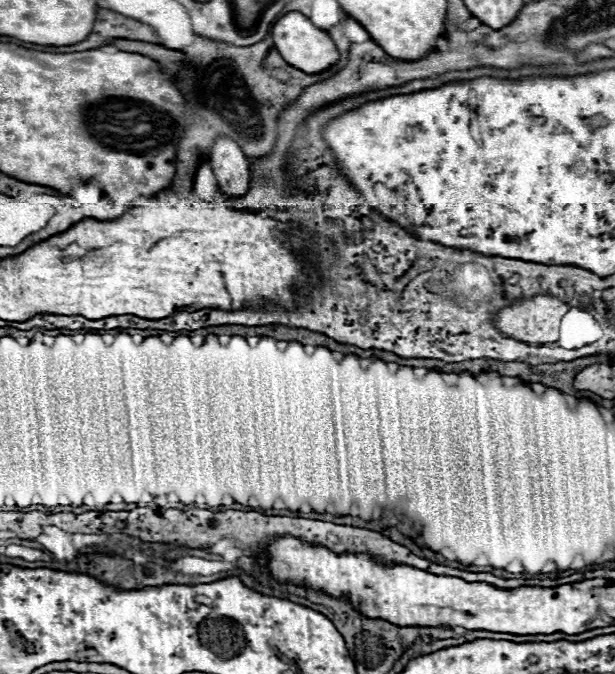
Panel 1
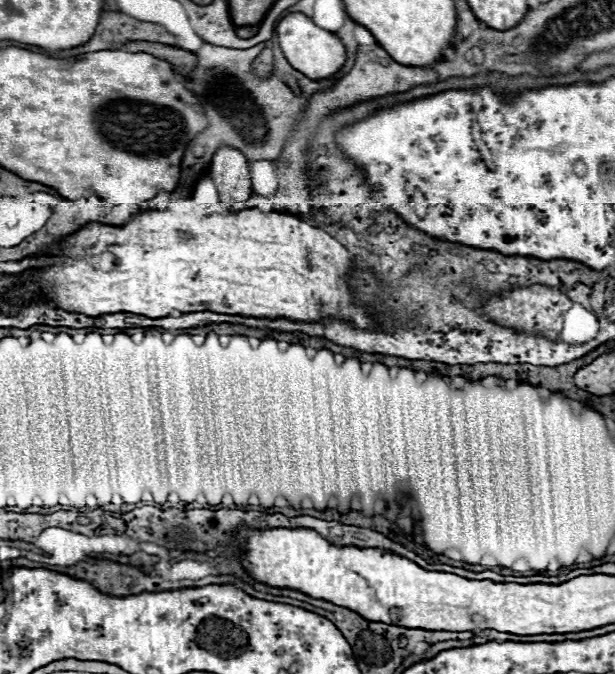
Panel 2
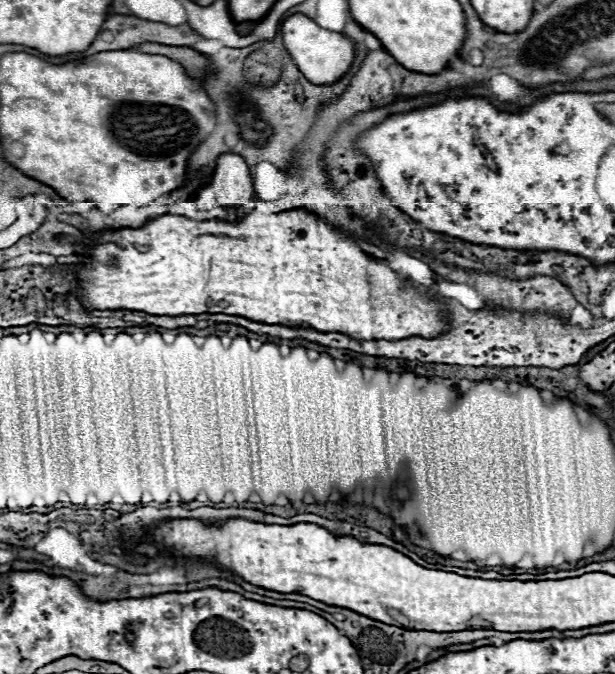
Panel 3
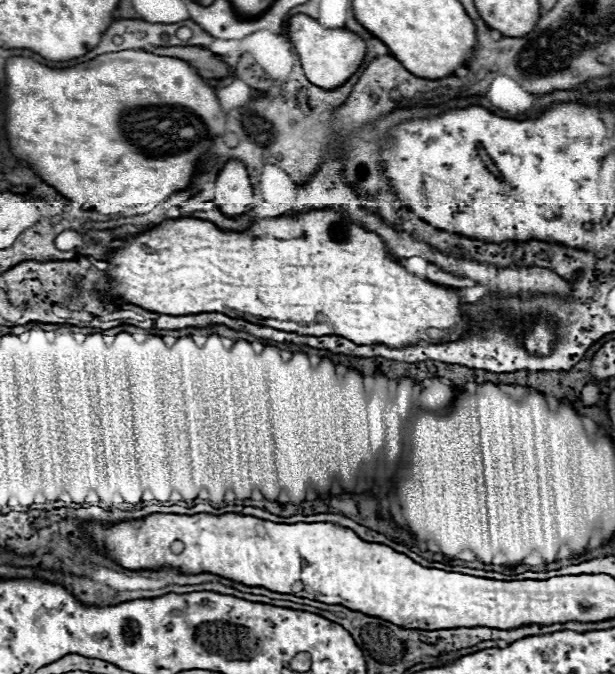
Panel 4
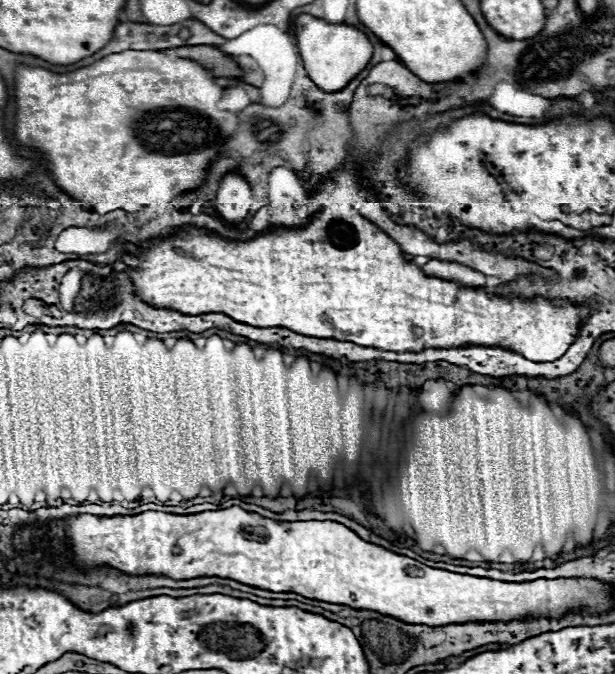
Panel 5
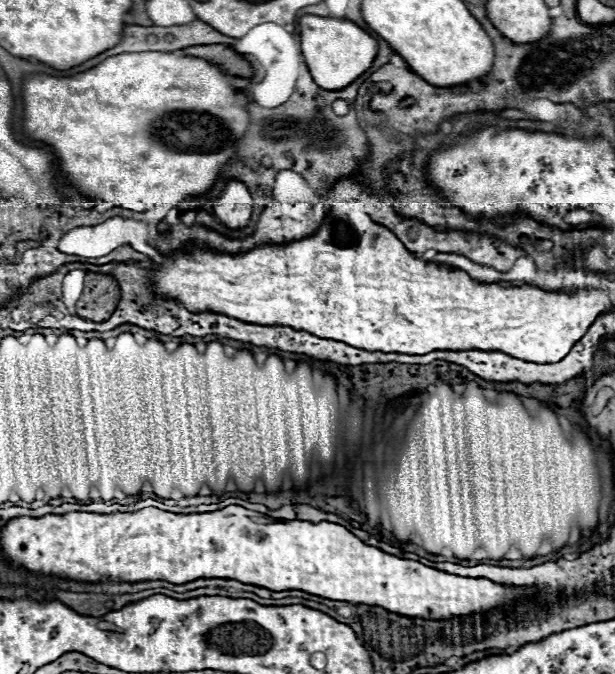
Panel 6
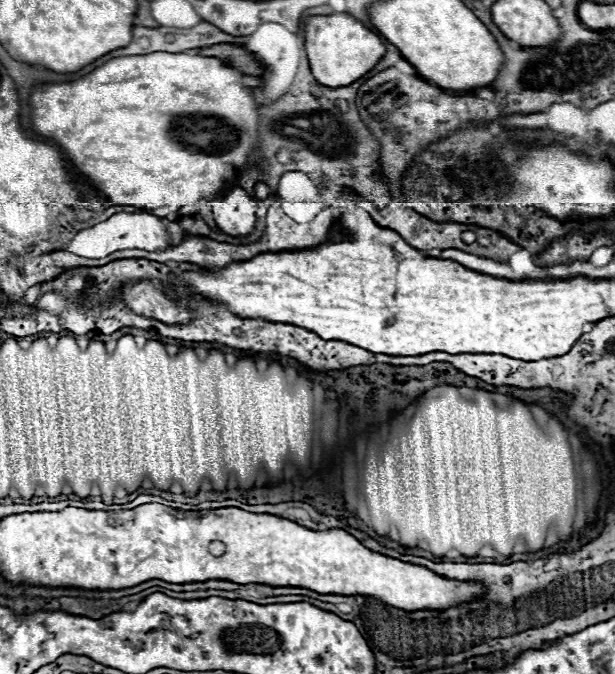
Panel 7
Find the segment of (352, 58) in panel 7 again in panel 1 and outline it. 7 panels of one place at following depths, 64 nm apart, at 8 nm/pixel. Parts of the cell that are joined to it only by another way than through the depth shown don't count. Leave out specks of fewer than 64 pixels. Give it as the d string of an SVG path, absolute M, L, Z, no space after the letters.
M288 12L284 14L272 28L272 40L276 50L284 56L284 60L288 60L288 64L292 64L294 68L300 68L302 72L308 74L320 74L328 68L332 68L338 60L340 60L340 52L334 44L334 40L320 28L316 28L310 18L306 18L300 12Z

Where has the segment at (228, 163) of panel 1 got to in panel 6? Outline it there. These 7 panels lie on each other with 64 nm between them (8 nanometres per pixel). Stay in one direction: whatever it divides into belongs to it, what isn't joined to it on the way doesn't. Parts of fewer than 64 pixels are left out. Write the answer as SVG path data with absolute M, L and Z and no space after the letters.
M230 180L220 196L220 200L212 202L216 218L230 230L246 228L252 218L254 202L250 198L248 188L242 182Z

